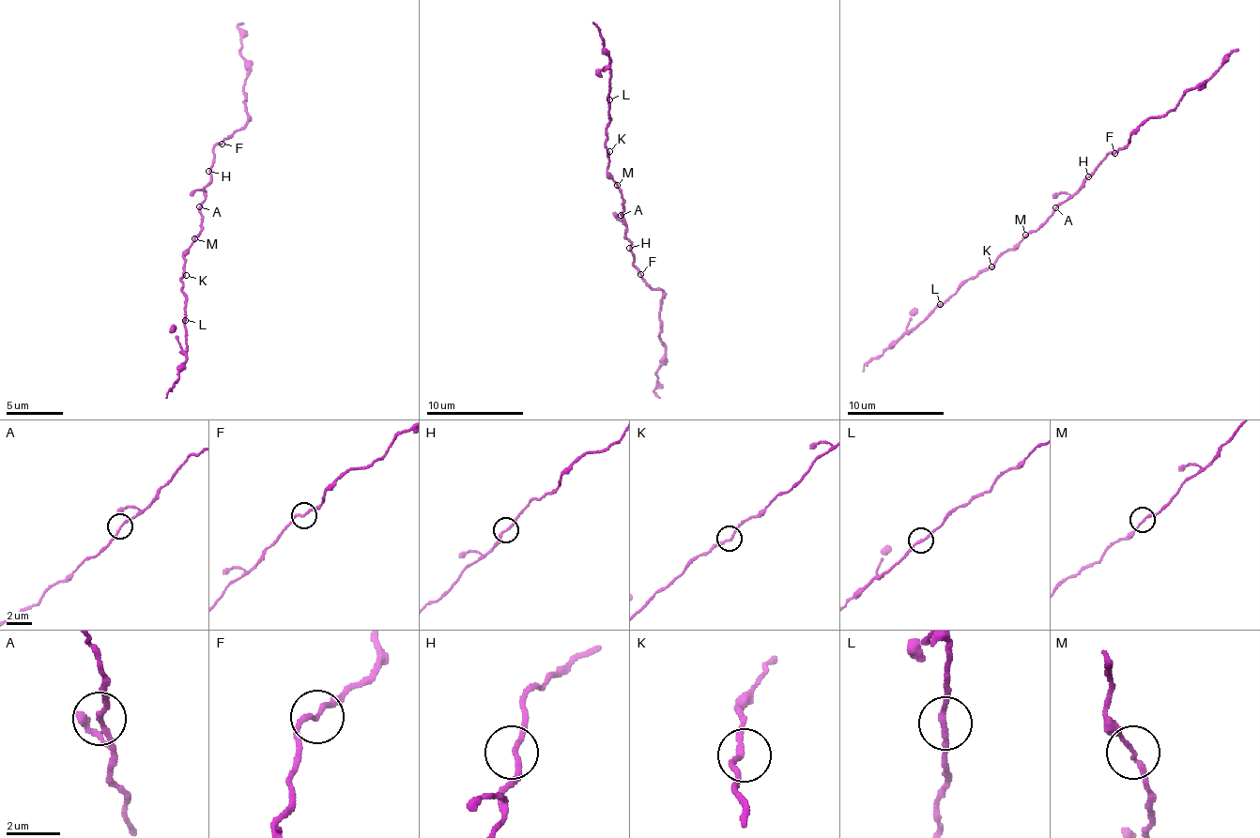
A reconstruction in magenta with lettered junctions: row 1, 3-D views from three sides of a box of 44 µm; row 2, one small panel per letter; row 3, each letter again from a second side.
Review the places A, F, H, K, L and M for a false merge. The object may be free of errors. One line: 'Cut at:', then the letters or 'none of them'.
Cut at: F

